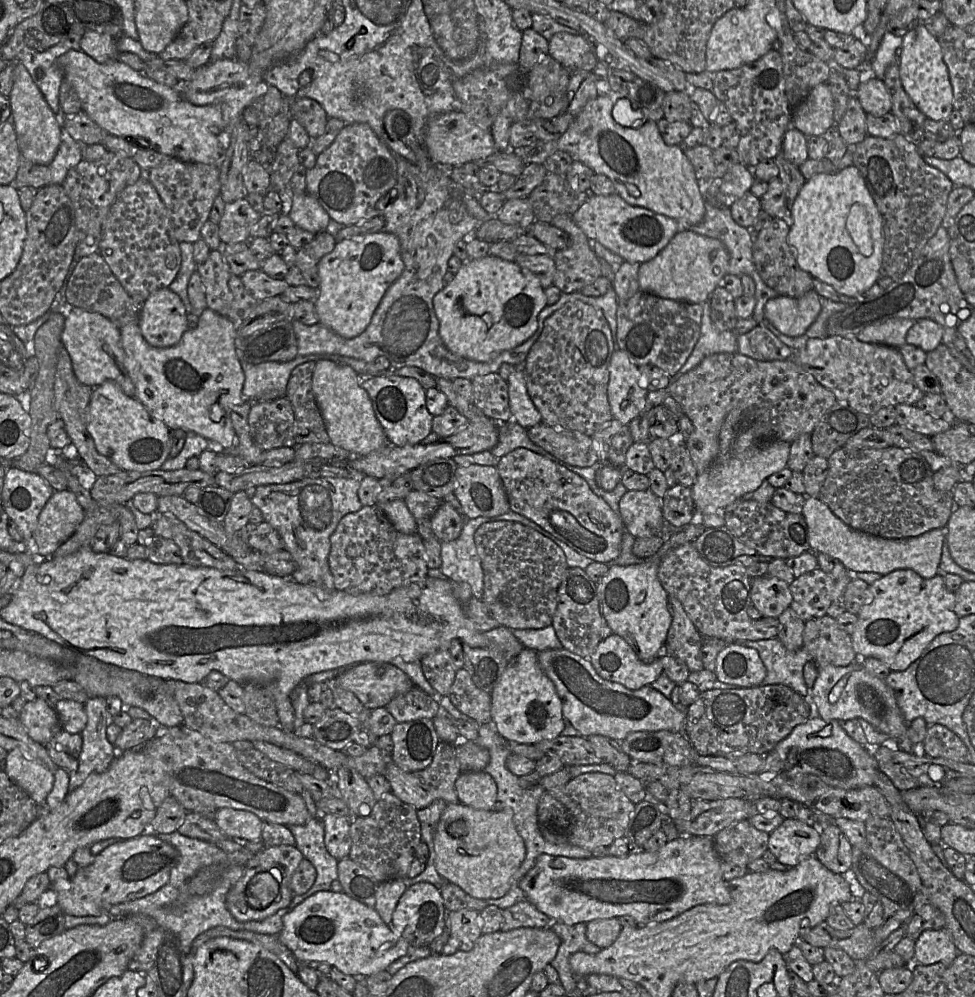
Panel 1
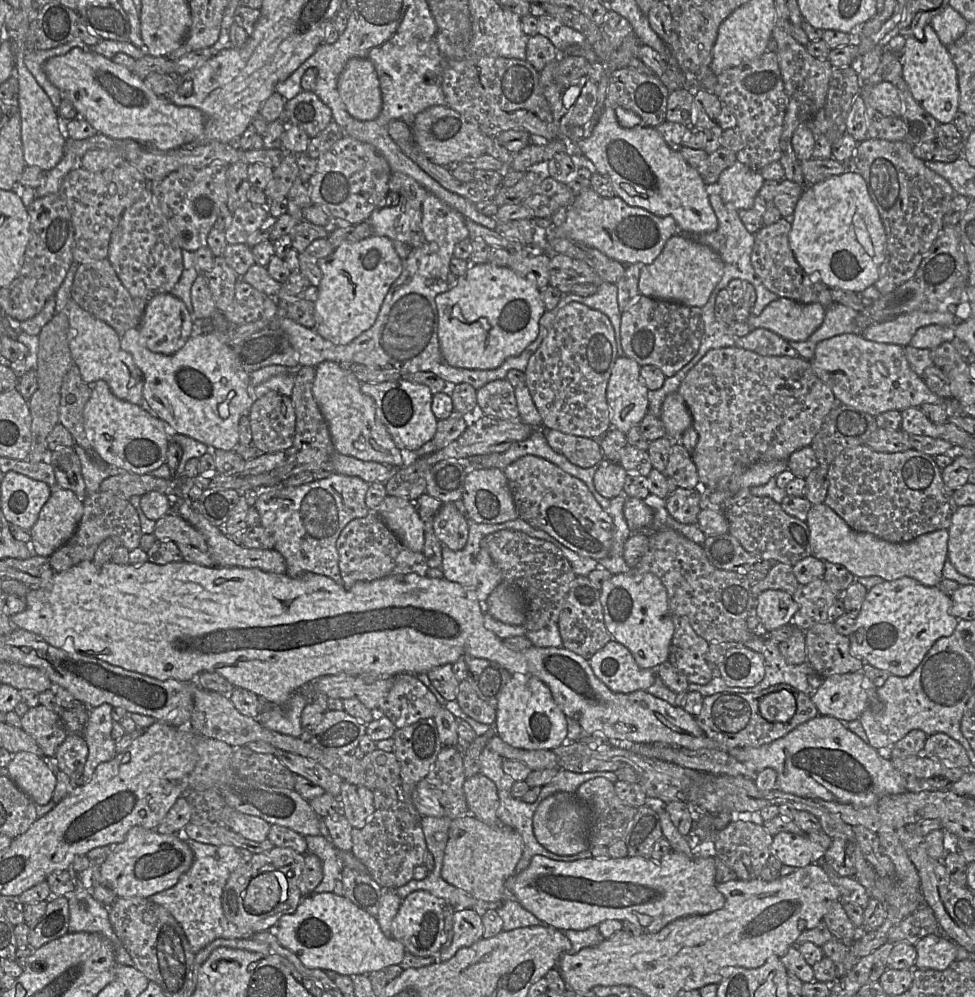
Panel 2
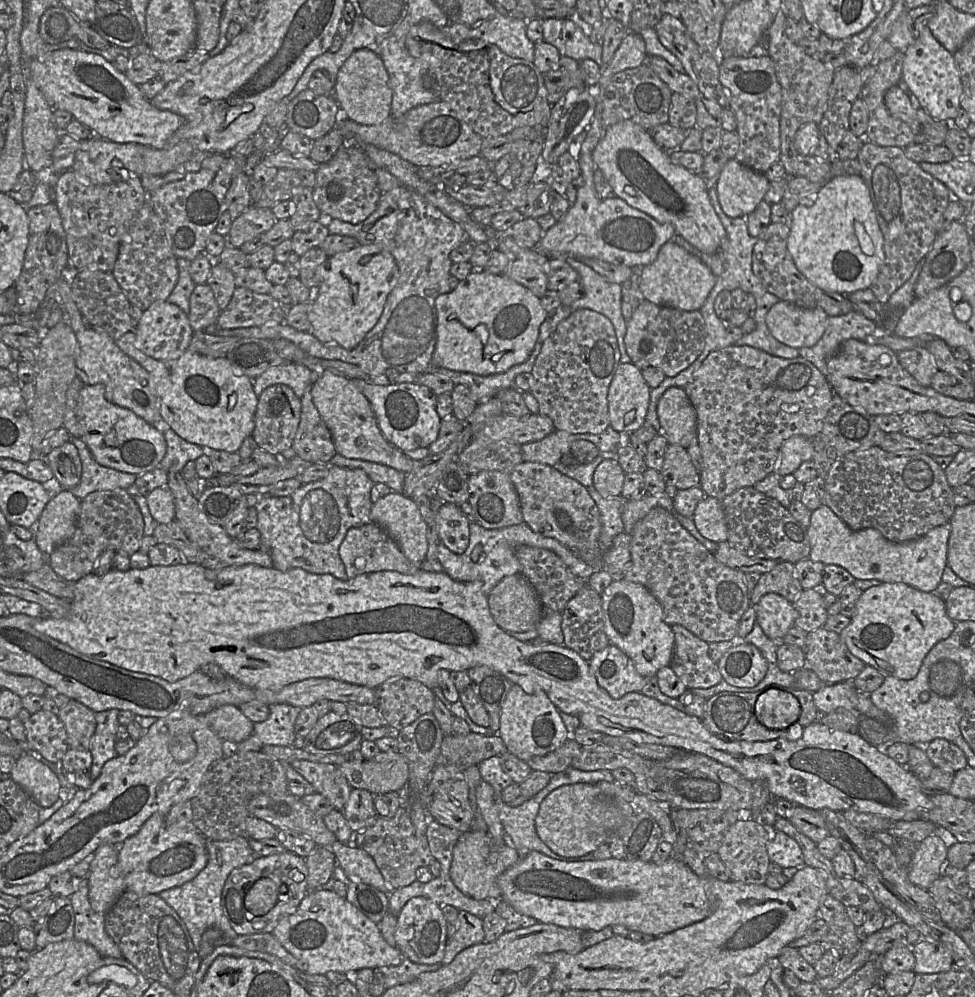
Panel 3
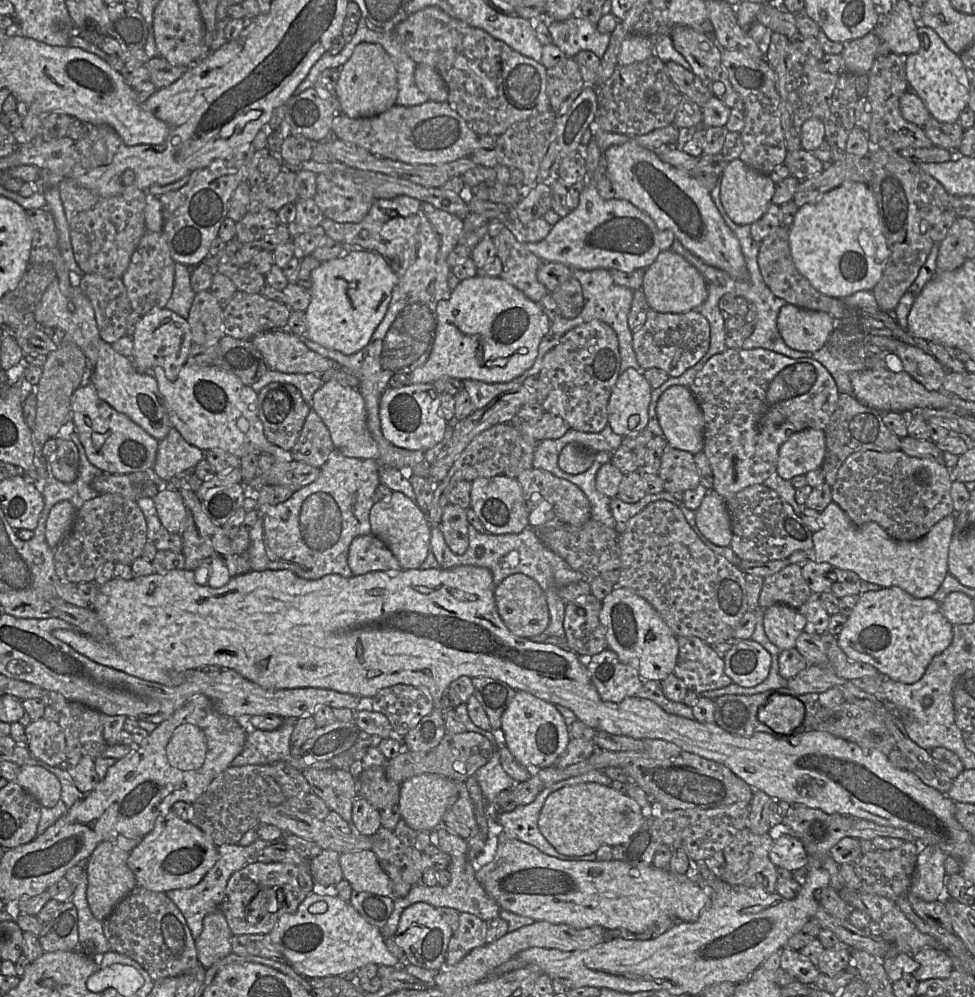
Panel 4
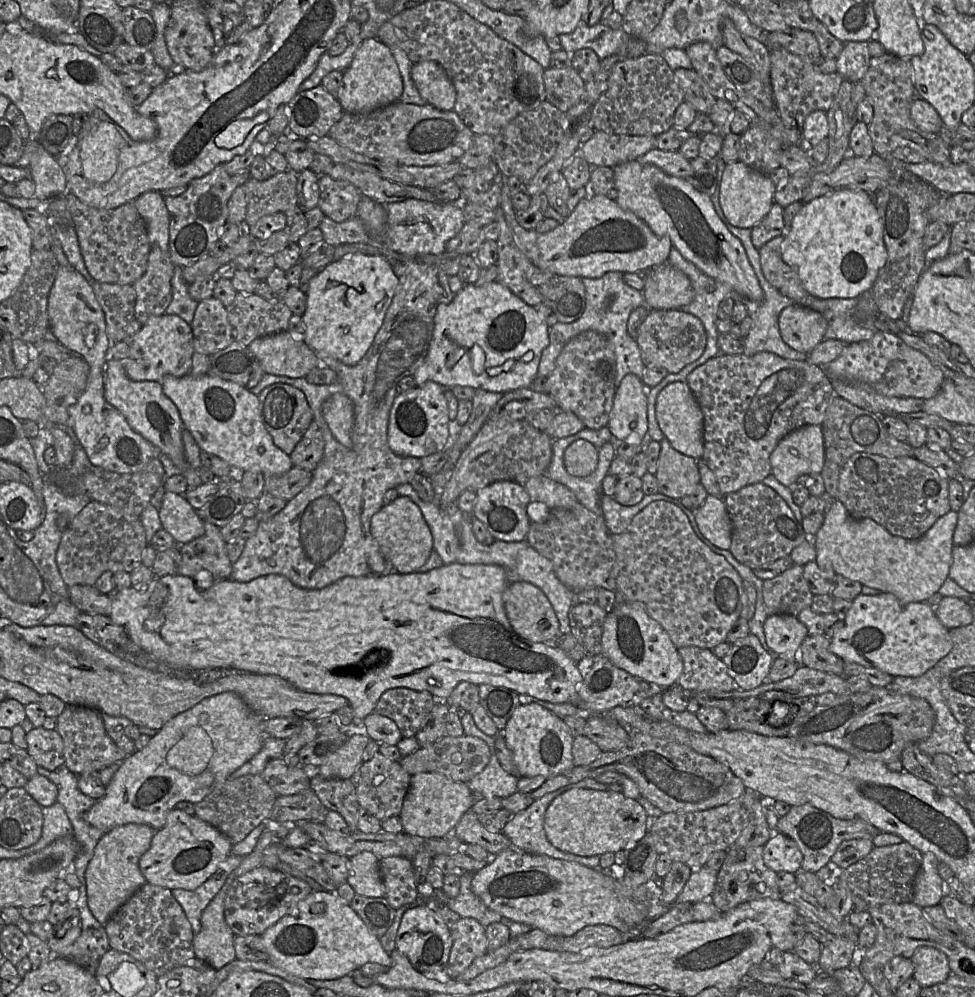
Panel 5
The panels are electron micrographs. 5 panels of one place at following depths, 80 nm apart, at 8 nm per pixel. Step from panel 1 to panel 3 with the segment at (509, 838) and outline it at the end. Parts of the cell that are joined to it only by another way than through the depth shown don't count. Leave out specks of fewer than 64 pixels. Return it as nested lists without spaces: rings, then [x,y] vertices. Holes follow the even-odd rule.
[[[469,830],[461,833],[453,849],[450,877],[454,885],[465,895],[476,900],[497,901],[501,897],[499,876],[519,859],[517,850],[511,844],[493,847],[487,832]]]

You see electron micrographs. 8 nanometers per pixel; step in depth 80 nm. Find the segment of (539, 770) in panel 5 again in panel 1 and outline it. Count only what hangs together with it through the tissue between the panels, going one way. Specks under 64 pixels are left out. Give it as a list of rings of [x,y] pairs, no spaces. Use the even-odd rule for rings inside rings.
[[[525,648],[505,669],[491,693],[491,716],[496,731],[506,741],[537,744],[562,735],[565,719],[554,683],[542,670],[537,652]]]

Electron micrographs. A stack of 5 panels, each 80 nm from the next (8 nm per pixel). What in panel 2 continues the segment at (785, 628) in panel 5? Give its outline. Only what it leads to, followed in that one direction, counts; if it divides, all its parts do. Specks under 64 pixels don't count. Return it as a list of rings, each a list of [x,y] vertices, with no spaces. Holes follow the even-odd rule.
[[[765,590],[755,599],[755,608],[761,622],[761,630],[770,632],[792,624],[798,610],[793,595],[782,590]]]

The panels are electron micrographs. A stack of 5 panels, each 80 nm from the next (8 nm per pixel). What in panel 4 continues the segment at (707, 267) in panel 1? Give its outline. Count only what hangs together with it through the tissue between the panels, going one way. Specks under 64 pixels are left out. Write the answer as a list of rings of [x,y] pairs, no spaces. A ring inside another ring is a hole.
[[[672,249],[659,253],[655,261],[645,269],[641,289],[644,292],[650,308],[663,313],[682,313],[699,307],[708,296],[706,282],[700,272],[683,256]]]

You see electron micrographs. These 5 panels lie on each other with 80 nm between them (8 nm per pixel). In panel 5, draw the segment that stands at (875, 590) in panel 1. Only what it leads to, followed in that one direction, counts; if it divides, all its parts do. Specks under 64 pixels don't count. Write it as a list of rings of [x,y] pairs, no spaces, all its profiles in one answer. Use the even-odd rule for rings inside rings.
[[[859,594],[845,616],[843,625],[831,638],[830,650],[844,662],[875,667],[893,677],[919,677],[952,649],[953,642],[927,602],[902,602],[896,595]]]

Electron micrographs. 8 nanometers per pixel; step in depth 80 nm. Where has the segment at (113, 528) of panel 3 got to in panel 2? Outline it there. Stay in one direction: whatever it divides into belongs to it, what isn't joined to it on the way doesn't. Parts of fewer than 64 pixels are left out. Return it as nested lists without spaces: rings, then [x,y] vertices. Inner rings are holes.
[[[108,492],[88,494],[82,501],[83,515],[73,536],[59,547],[49,561],[55,573],[64,572],[83,561],[93,561],[95,552],[108,537],[118,537],[129,551],[140,546],[143,535],[138,513],[129,499]]]

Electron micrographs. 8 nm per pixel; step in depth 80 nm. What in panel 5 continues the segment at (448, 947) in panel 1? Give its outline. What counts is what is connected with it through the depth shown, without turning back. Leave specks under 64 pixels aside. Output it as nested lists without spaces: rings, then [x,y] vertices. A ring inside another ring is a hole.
[[[460,917],[451,928],[452,947],[445,975],[457,978],[478,957],[487,953],[485,927],[474,918]]]

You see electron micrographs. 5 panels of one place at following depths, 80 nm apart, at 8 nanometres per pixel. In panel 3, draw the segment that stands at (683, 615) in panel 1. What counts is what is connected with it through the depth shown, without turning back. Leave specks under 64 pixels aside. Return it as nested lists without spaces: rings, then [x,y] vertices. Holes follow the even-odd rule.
[[[671,626],[675,644],[670,667],[688,689],[707,689],[720,683],[723,678],[709,654],[709,643],[694,635],[684,626]]]

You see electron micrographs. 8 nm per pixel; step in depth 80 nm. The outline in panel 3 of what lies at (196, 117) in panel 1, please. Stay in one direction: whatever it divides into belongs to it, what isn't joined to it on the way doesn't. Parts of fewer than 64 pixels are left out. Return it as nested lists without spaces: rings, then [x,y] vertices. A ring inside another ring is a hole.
[[[60,49],[34,59],[30,65],[30,78],[53,110],[66,110],[75,120],[89,127],[94,135],[115,143],[137,143],[162,149],[169,138],[182,126],[184,119],[171,111],[156,108],[125,74],[100,55],[80,49]]]

